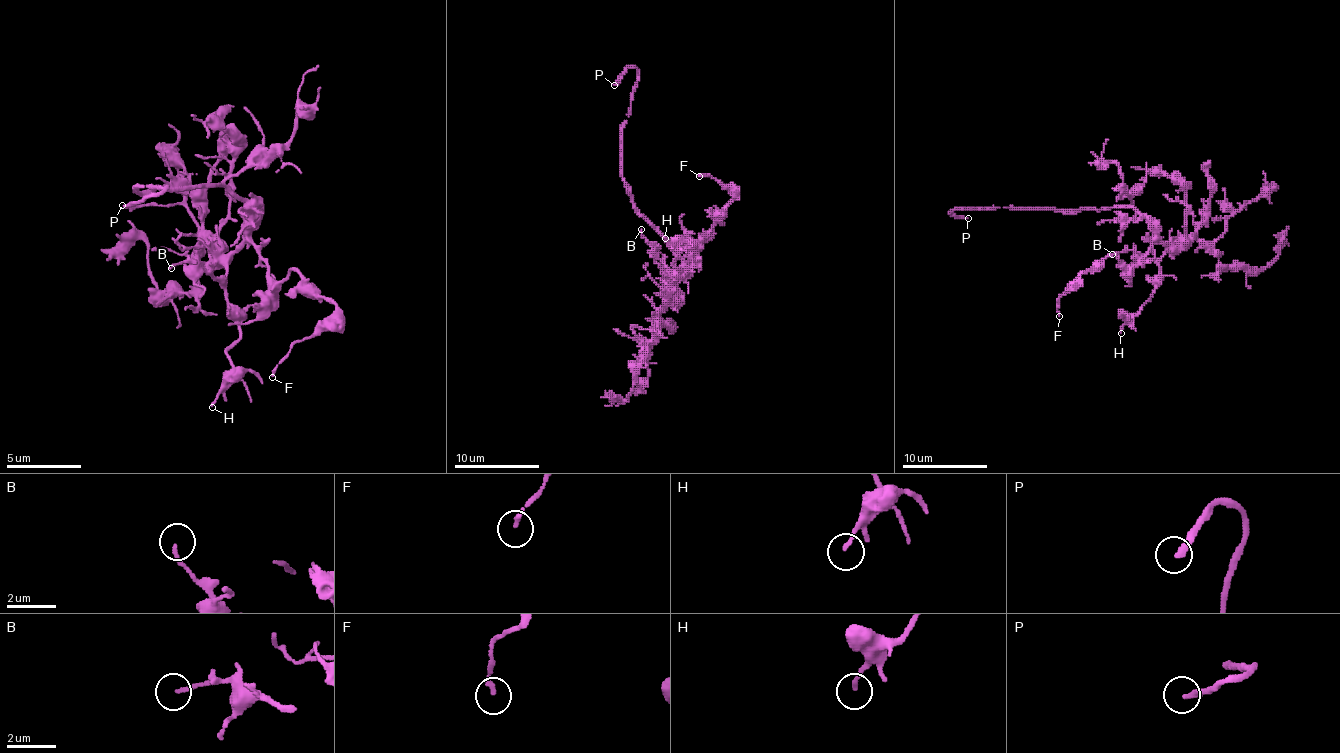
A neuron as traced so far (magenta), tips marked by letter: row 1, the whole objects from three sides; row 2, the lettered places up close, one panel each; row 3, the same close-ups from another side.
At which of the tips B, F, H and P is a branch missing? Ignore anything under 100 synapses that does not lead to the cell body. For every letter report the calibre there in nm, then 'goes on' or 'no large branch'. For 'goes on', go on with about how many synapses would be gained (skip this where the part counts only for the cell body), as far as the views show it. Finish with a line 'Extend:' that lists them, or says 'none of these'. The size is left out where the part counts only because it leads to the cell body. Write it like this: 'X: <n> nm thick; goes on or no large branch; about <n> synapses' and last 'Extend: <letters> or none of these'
B: 150 nm thick; no large branch
F: 170 nm thick; no large branch
H: 160 nm thick; no large branch
P: 280 nm thick; goes on
Extend: P

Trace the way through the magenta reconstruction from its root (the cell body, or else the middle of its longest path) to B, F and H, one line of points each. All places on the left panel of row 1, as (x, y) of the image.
B: (235, 193), (242, 201), (242, 246), (231, 257), (227, 272), (212, 276), (197, 261), (182, 261), (171, 268)
F: (235, 193), (246, 205), (250, 242), (268, 268), (268, 287), (295, 268), (336, 306), (291, 347), (272, 377)
H: (235, 193), (242, 201), (242, 246), (227, 265), (227, 317), (238, 328), (227, 351), (235, 377), (212, 407)

